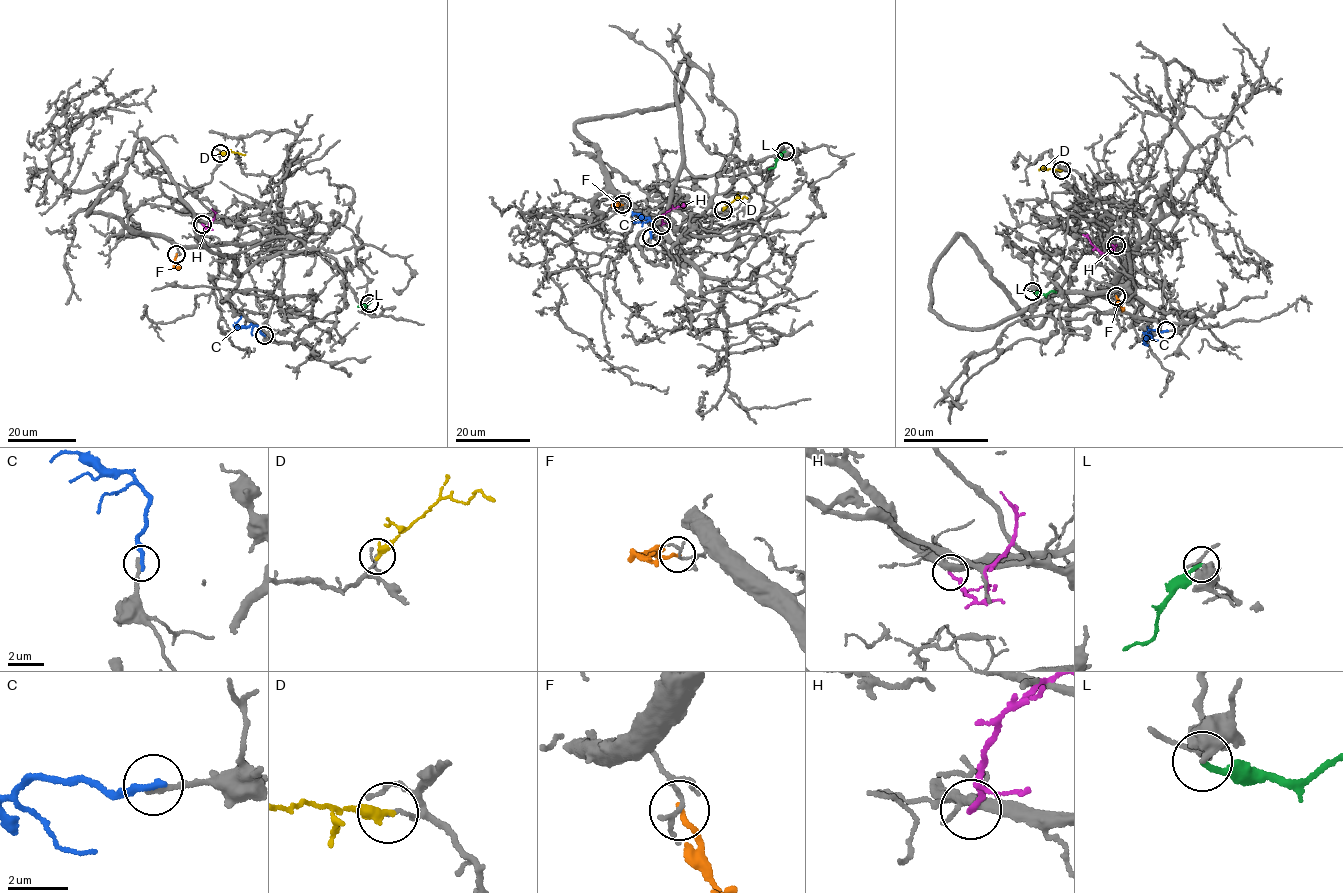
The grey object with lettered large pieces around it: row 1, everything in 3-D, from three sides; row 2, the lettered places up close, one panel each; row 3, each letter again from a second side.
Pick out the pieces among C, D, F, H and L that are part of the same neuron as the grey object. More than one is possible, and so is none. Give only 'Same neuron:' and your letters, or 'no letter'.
Same neuron: no letter

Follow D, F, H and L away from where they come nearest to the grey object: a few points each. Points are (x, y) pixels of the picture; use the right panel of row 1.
D: (1061, 170), (1044, 170), (1043, 167)
F: (1115, 296), (1122, 309), (1124, 307)
H: (1116, 245), (1103, 253), (1083, 234)
L: (1032, 292), (1056, 292)

